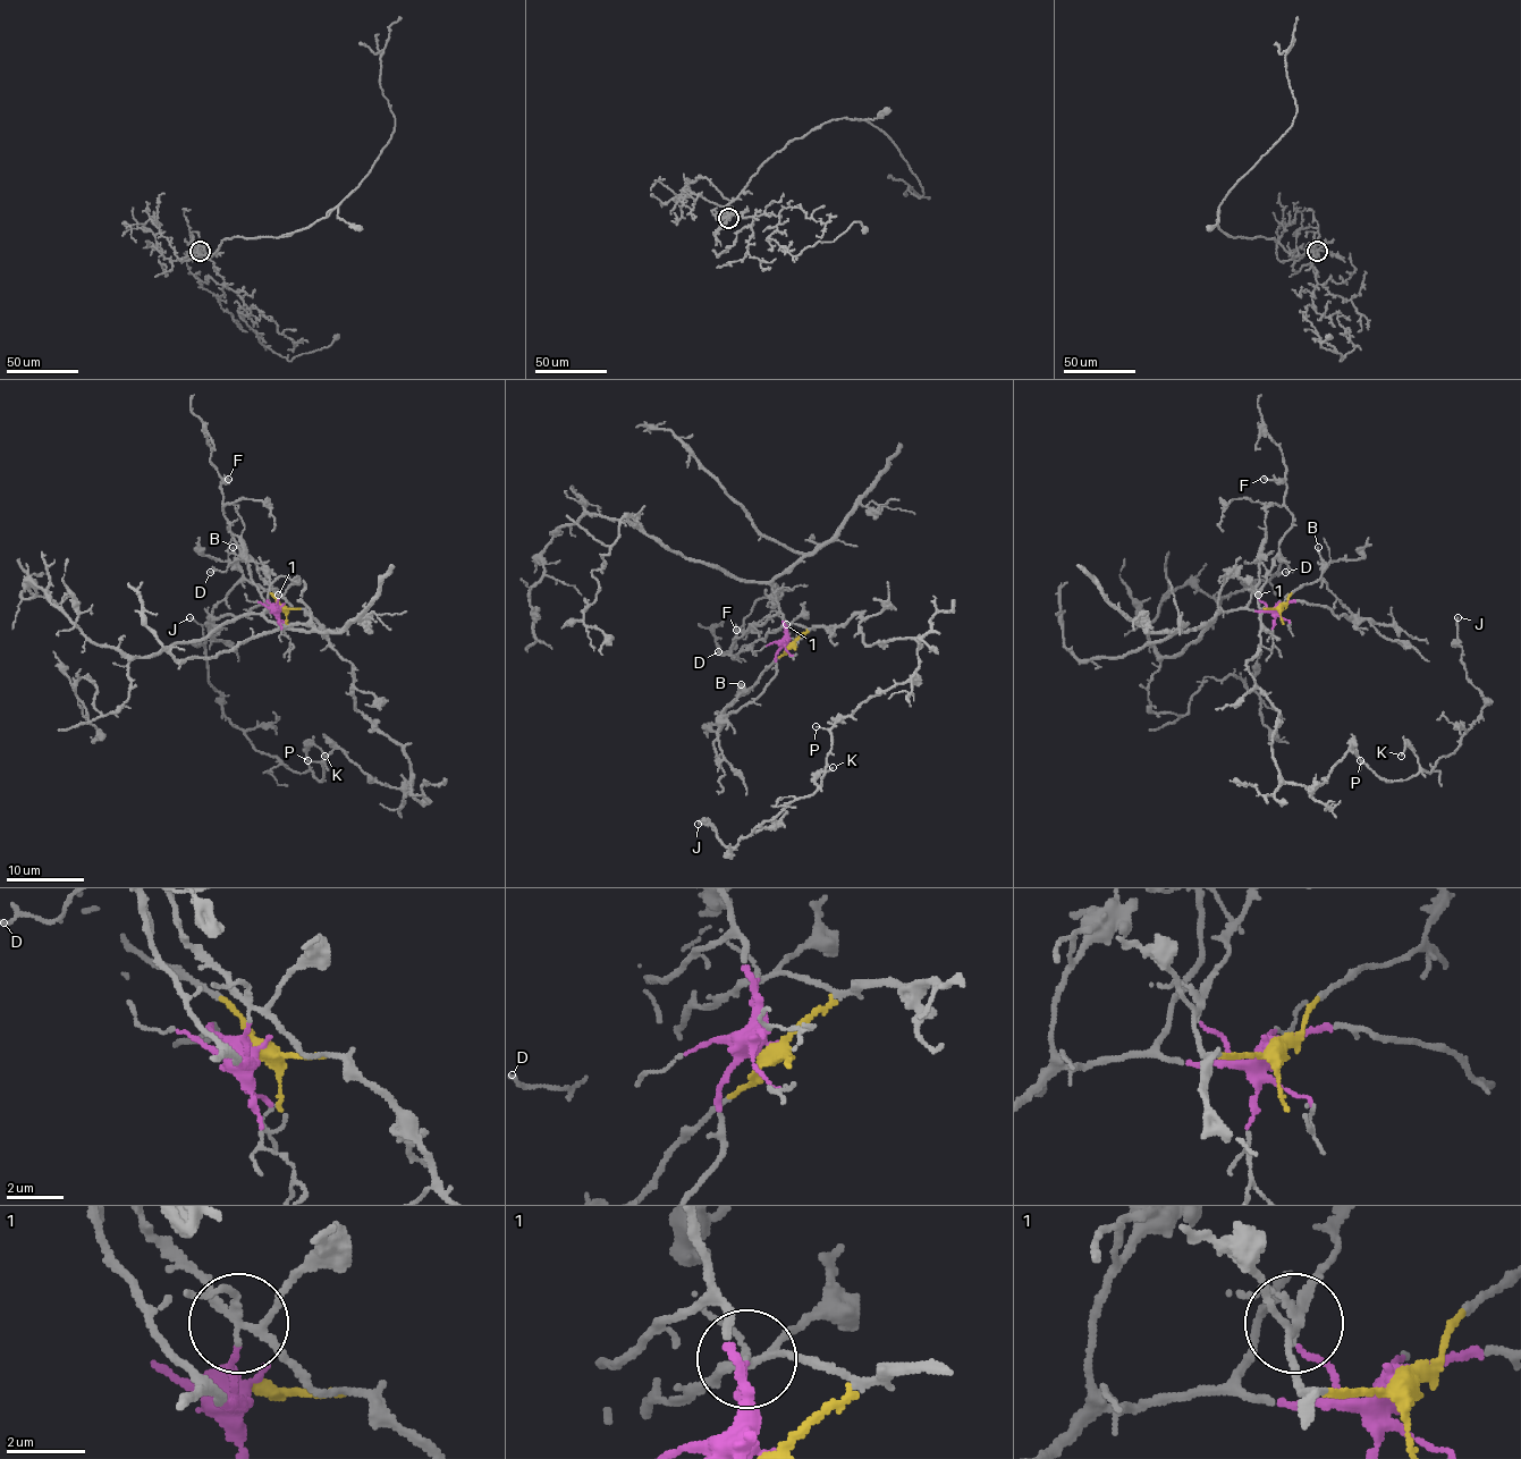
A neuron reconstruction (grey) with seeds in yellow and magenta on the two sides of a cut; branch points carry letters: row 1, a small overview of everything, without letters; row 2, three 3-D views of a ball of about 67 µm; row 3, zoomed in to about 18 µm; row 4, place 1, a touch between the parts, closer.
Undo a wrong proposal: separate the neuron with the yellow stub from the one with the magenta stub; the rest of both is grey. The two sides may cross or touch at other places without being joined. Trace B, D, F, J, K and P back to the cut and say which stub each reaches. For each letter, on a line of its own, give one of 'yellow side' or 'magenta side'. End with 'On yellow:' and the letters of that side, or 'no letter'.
B: yellow side
D: yellow side
F: yellow side
J: yellow side
K: yellow side
P: yellow side
On yellow: B, D, F, J, K, P

